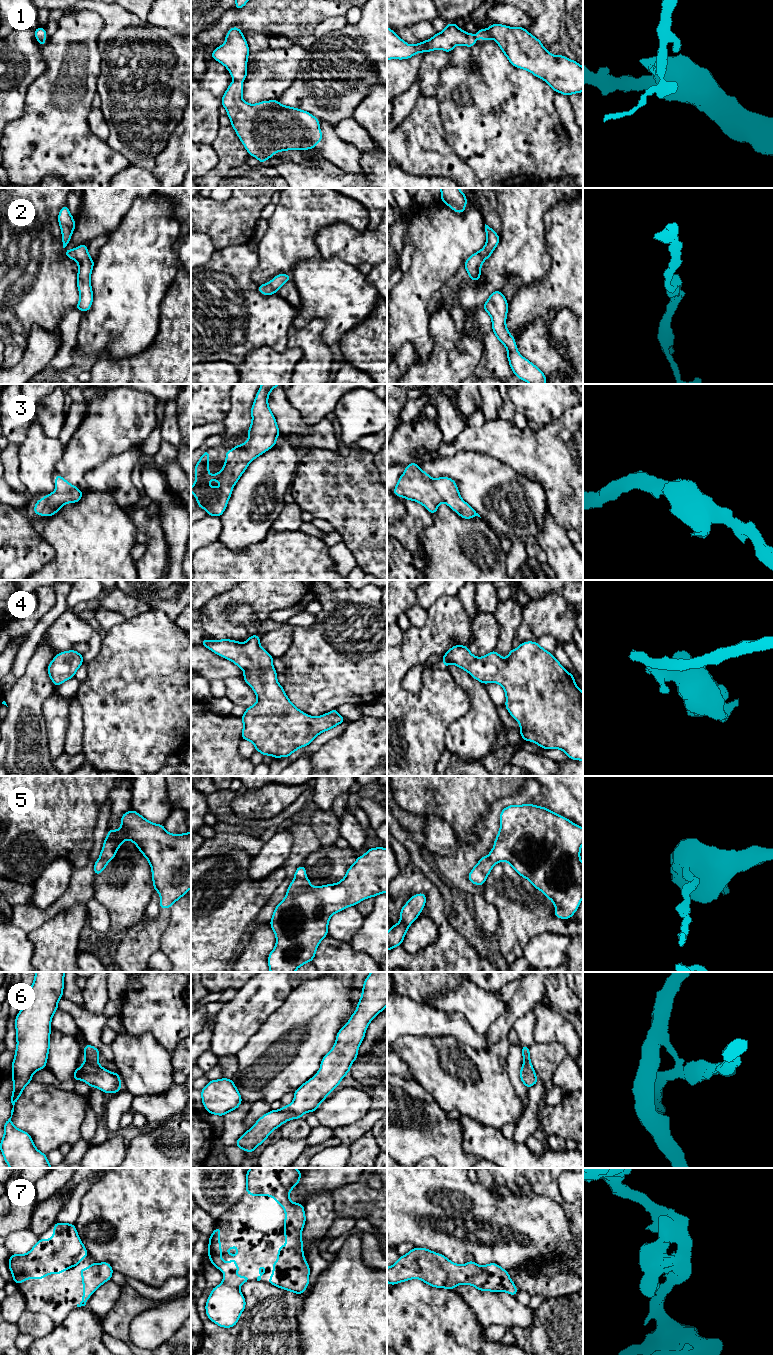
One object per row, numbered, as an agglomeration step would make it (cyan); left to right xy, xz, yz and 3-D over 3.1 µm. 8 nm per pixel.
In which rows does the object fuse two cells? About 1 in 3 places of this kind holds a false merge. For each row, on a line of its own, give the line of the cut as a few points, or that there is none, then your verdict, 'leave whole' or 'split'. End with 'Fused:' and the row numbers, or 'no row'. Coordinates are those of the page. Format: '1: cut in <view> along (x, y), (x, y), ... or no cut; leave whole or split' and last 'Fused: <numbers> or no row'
1: no cut; leave whole
2: no cut; leave whole
3: no cut; leave whole
4: no cut; leave whole
5: no cut; leave whole
6: cut in xz along (297, 1115), (286, 1111), (284, 1121); split
7: no cut; leave whole
Fused: 6

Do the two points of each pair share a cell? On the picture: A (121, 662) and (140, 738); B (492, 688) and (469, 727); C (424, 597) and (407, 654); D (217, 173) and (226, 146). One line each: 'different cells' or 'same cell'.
A: same cell
B: different cells
C: different cells
D: same cell

